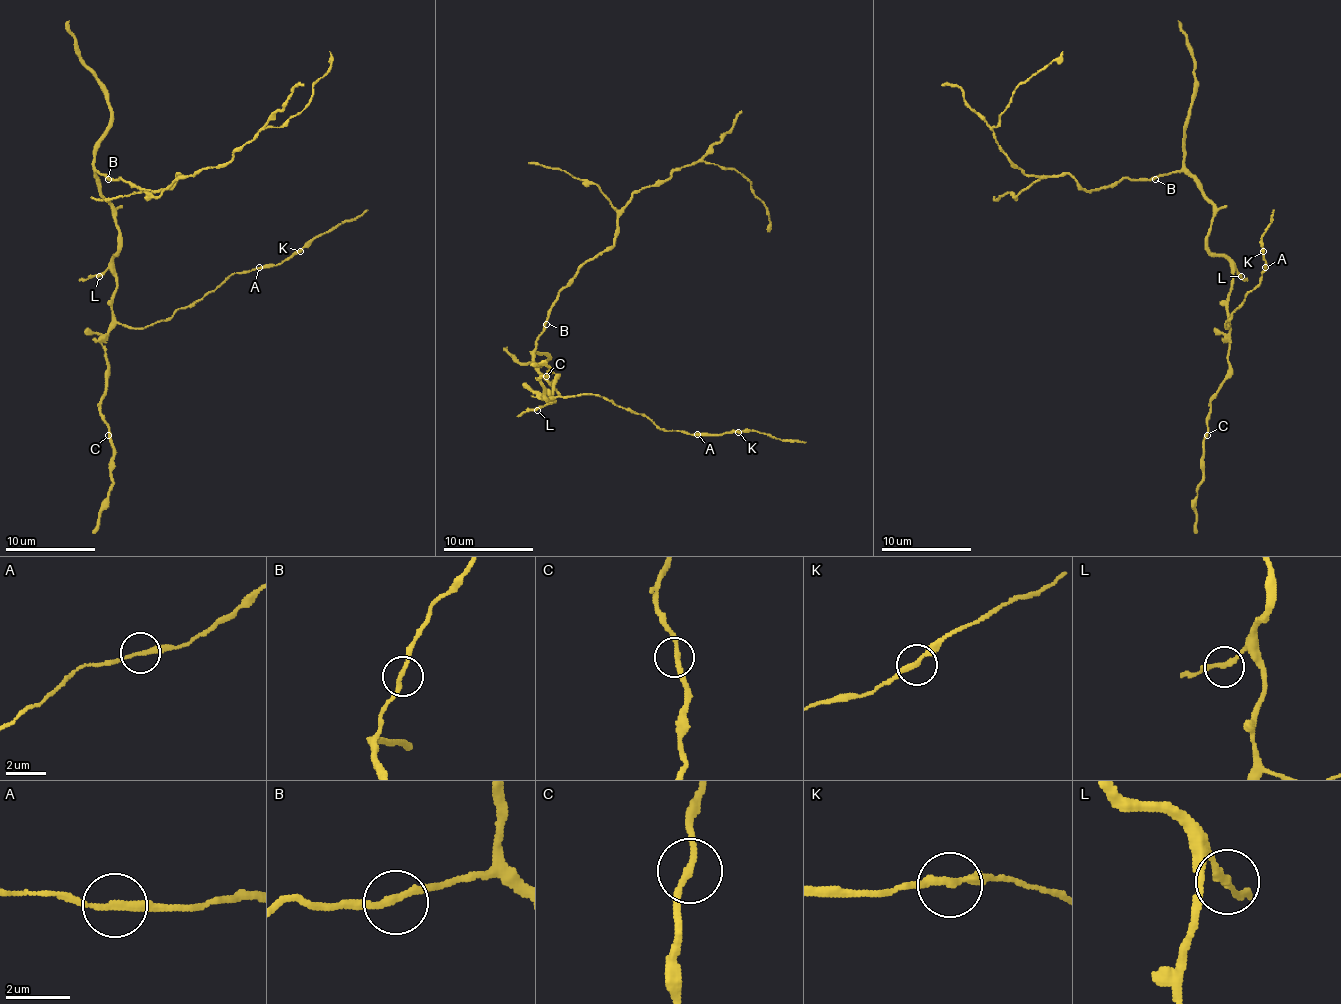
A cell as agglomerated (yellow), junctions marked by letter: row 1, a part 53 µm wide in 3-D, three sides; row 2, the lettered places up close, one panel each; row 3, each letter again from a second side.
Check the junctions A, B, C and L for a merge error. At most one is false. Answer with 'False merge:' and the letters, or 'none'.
False merge: none

